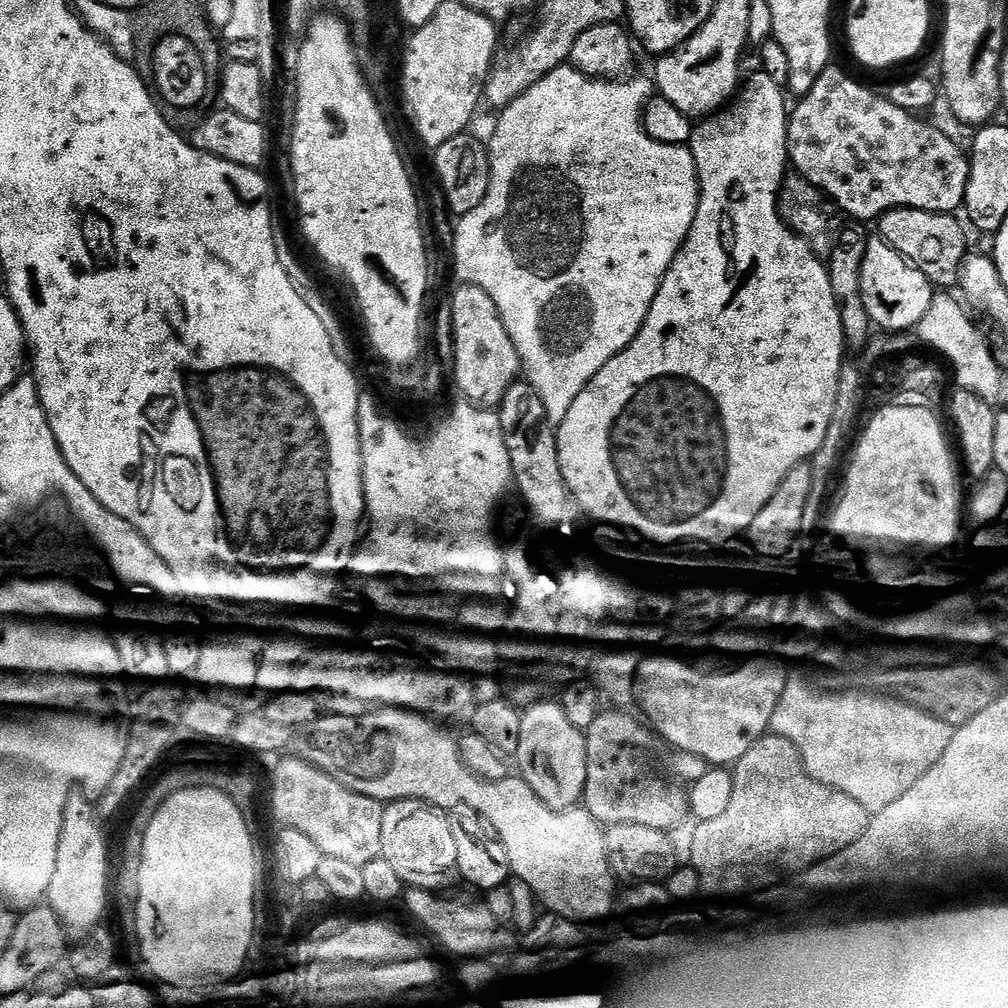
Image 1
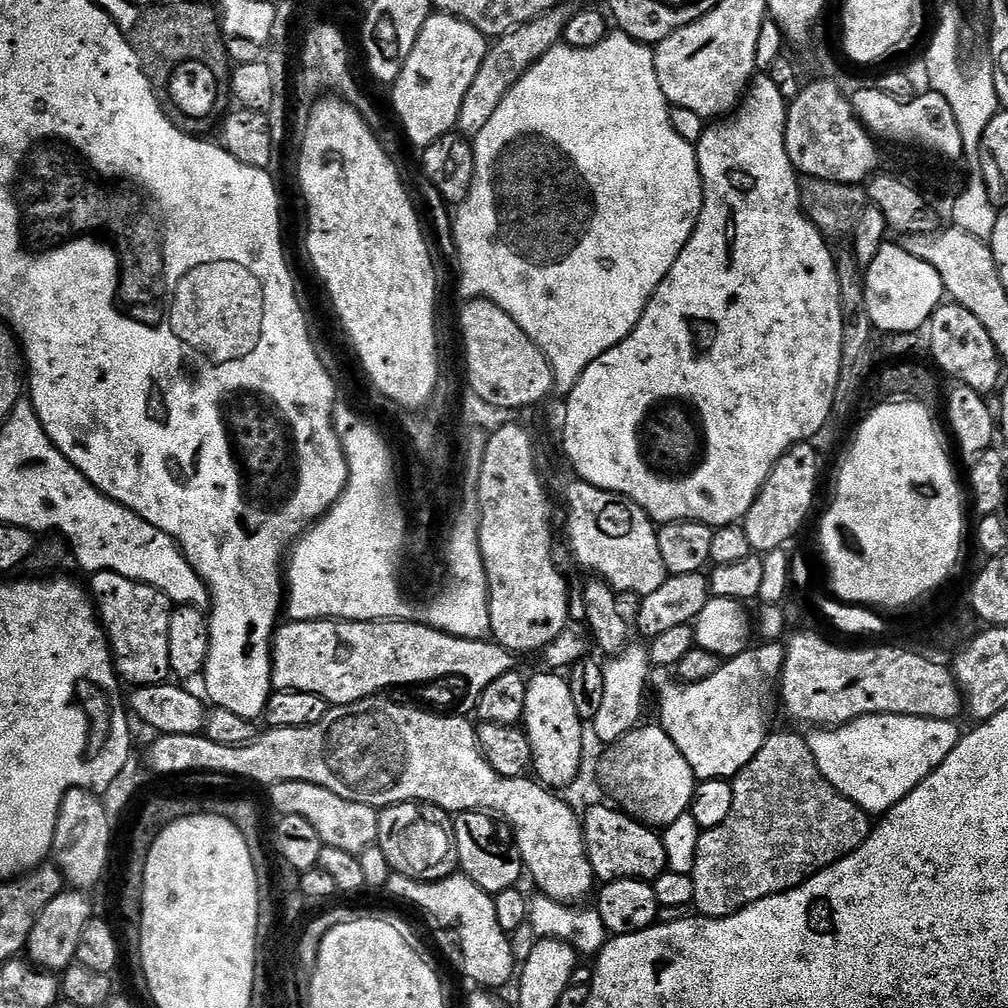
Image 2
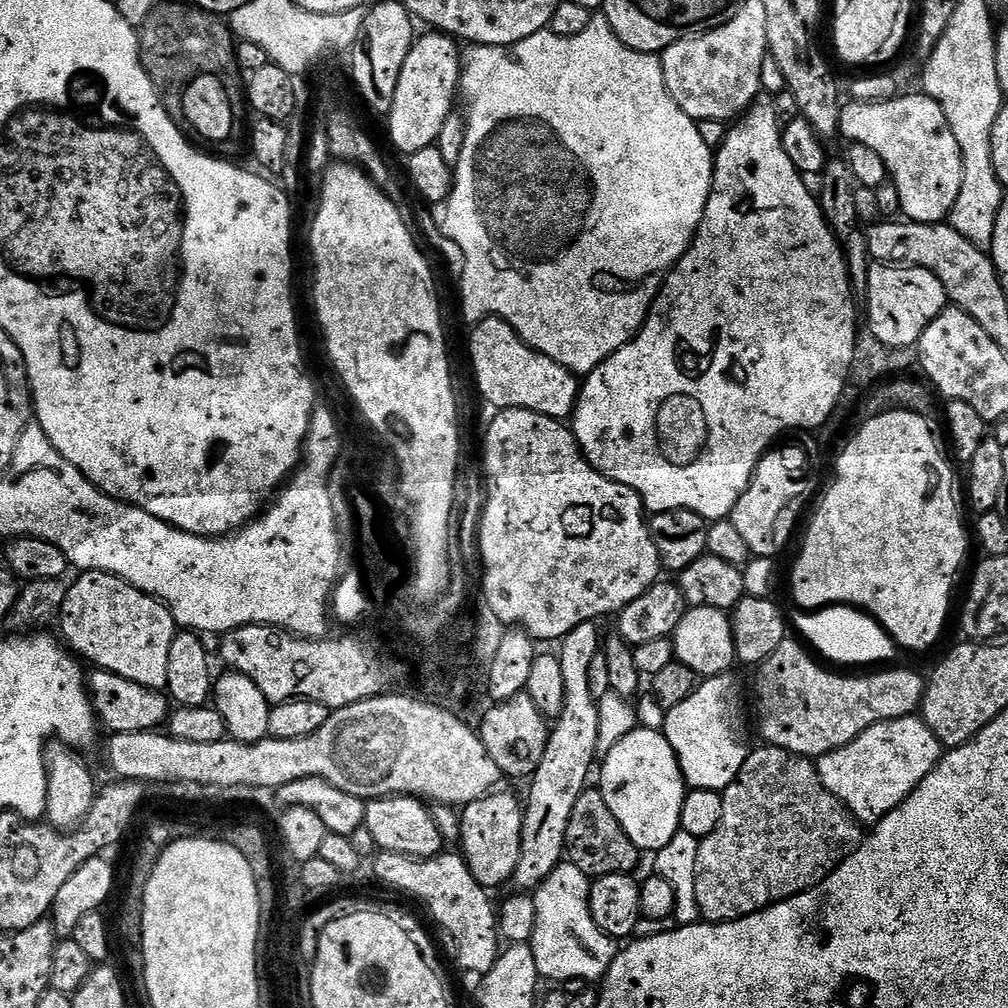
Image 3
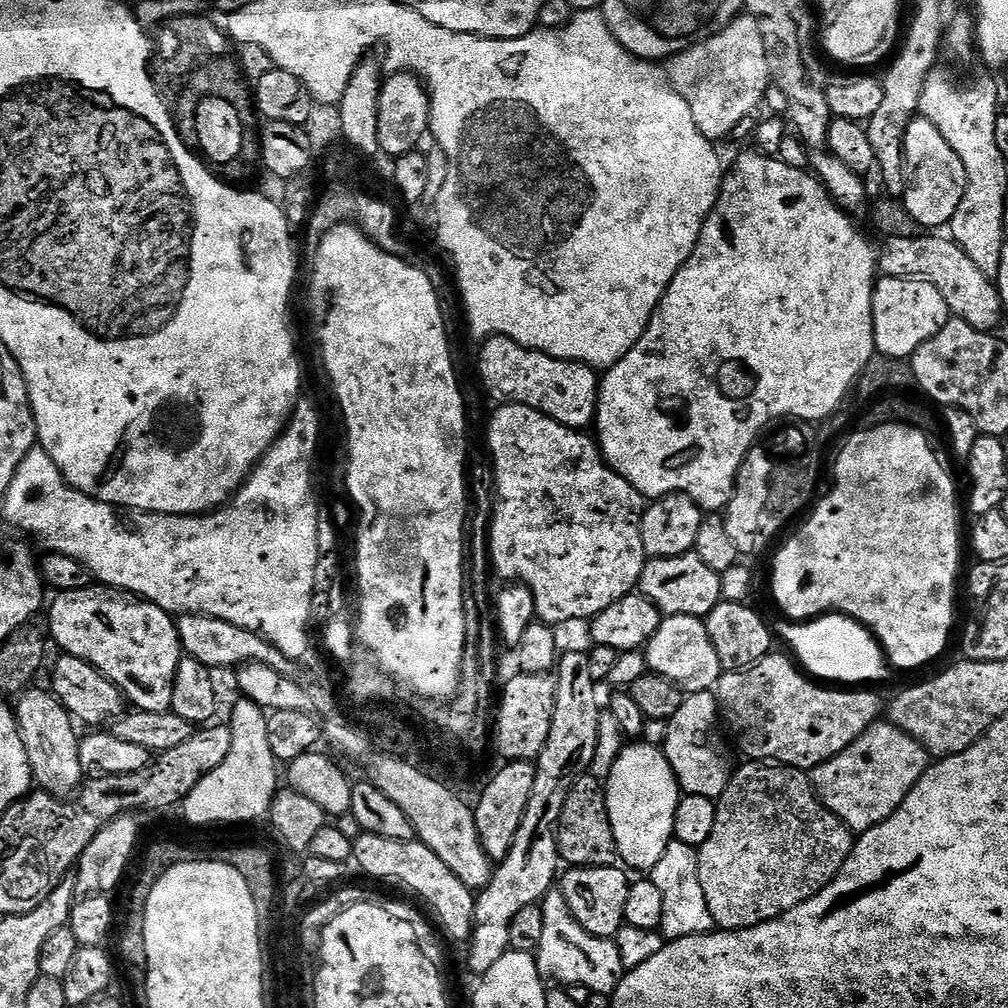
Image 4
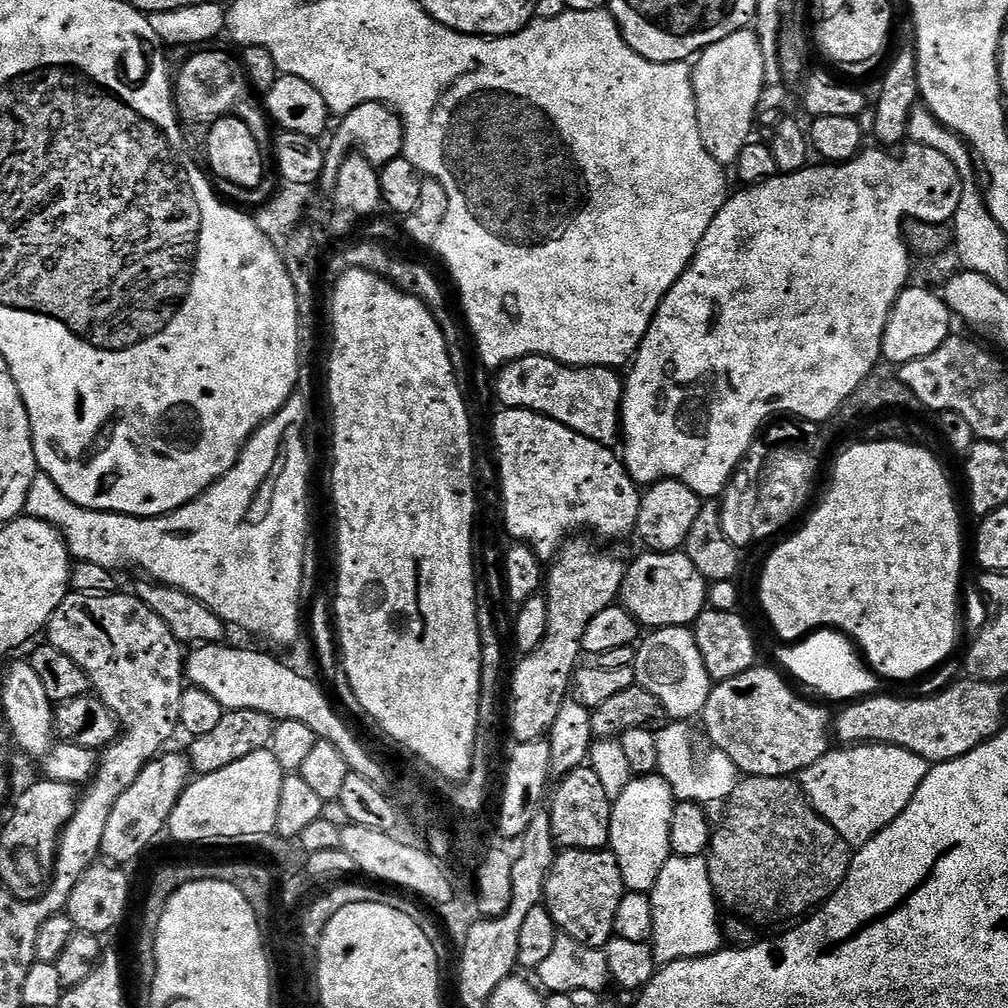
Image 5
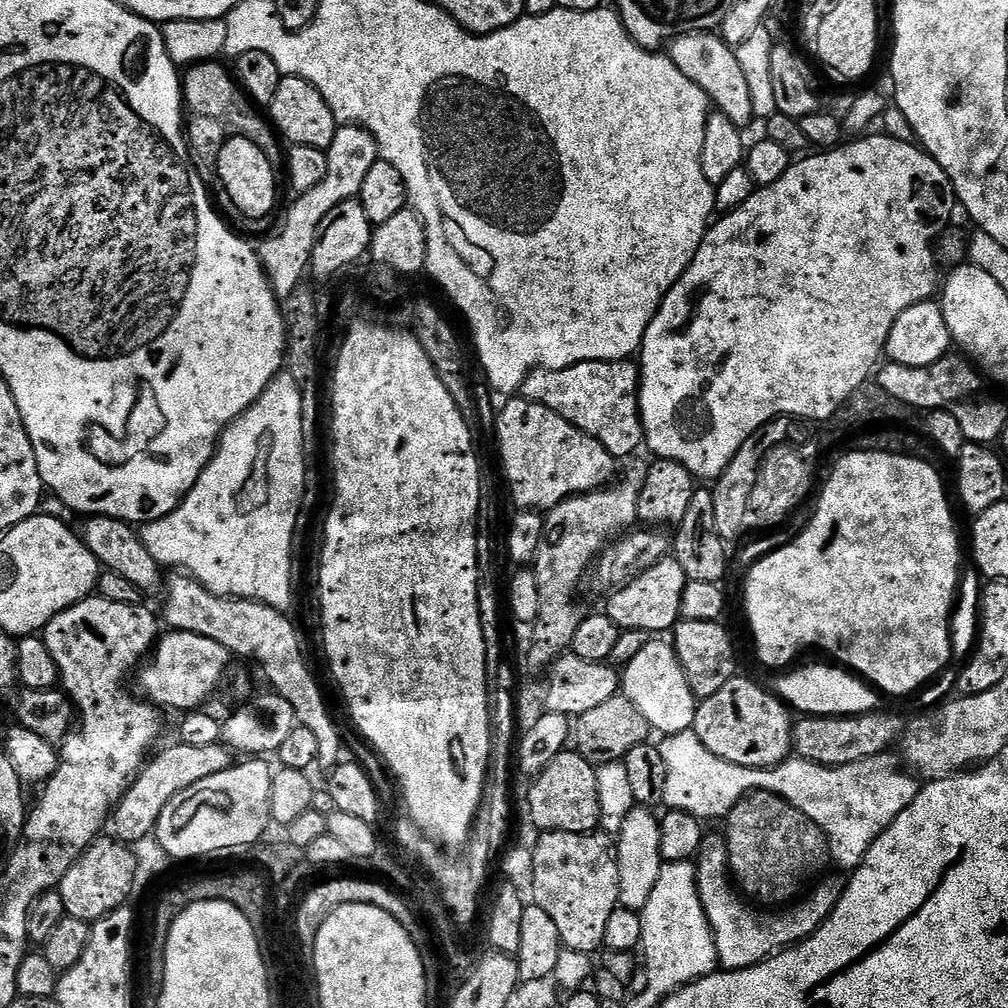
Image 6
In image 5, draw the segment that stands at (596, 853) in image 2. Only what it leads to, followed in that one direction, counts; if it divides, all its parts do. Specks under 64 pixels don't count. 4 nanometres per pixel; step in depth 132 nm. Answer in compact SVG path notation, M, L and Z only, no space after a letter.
M591 766L575 768L570 774L559 777L560 784L551 789L546 811L550 818L552 837L561 849L604 850L609 847L612 799L602 786L598 774Z

